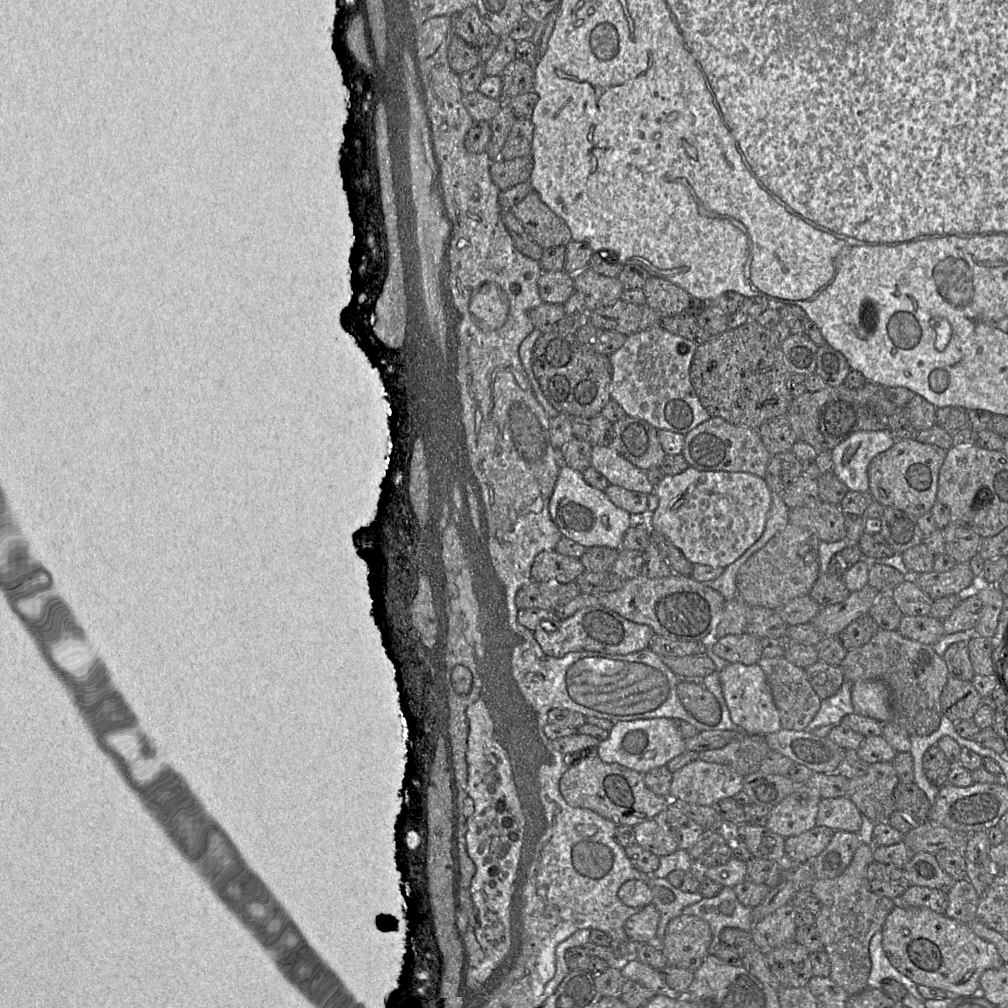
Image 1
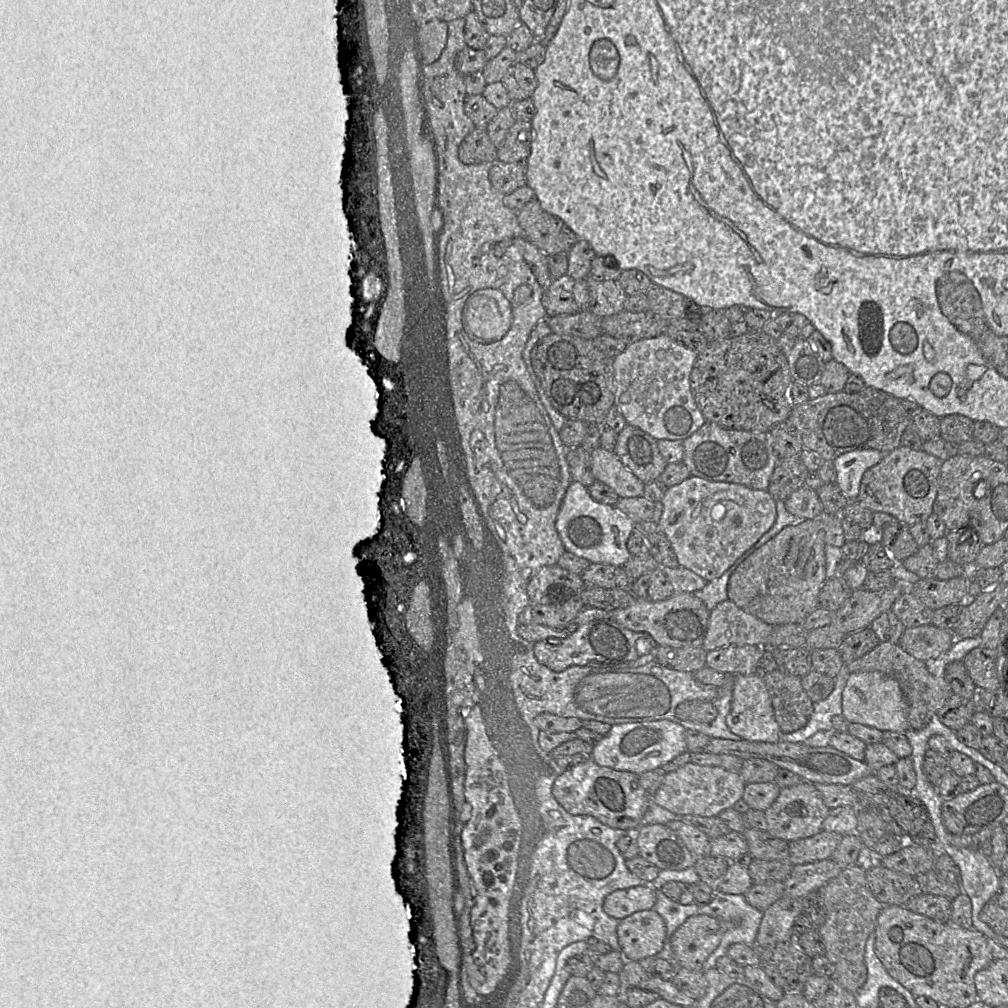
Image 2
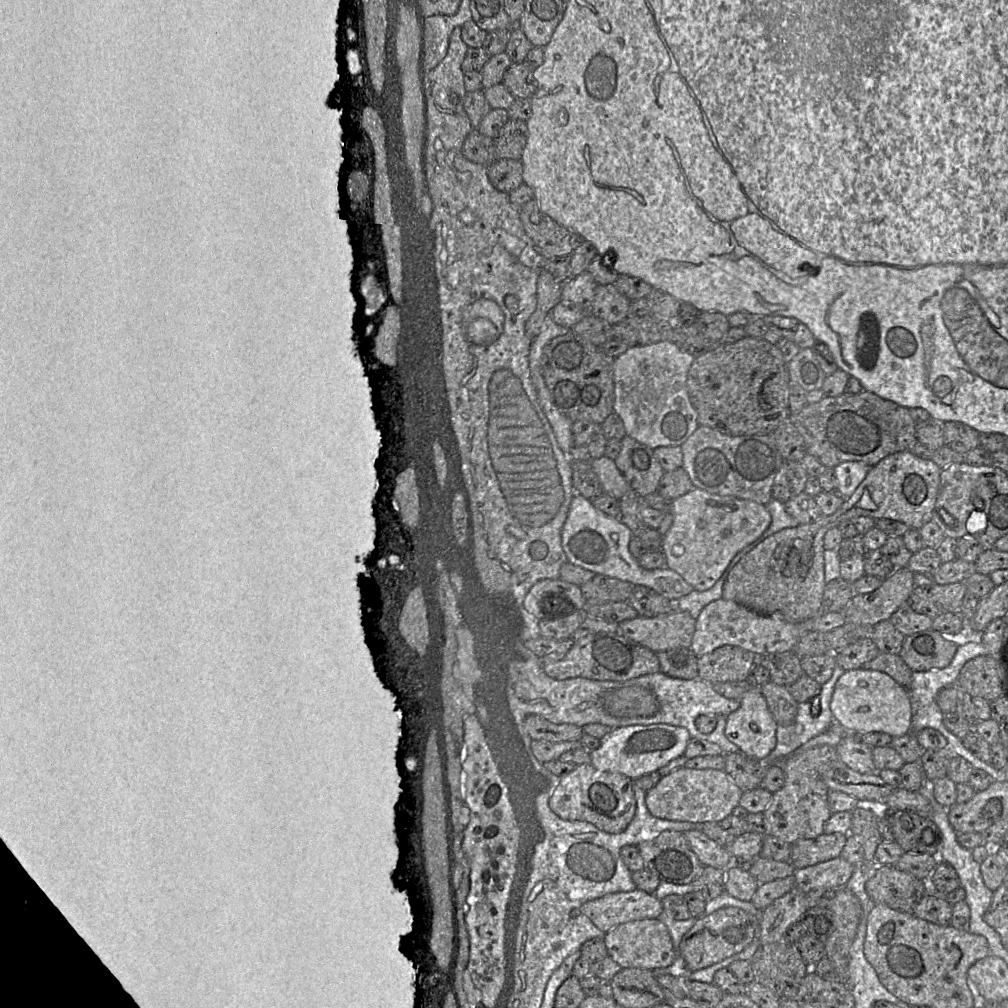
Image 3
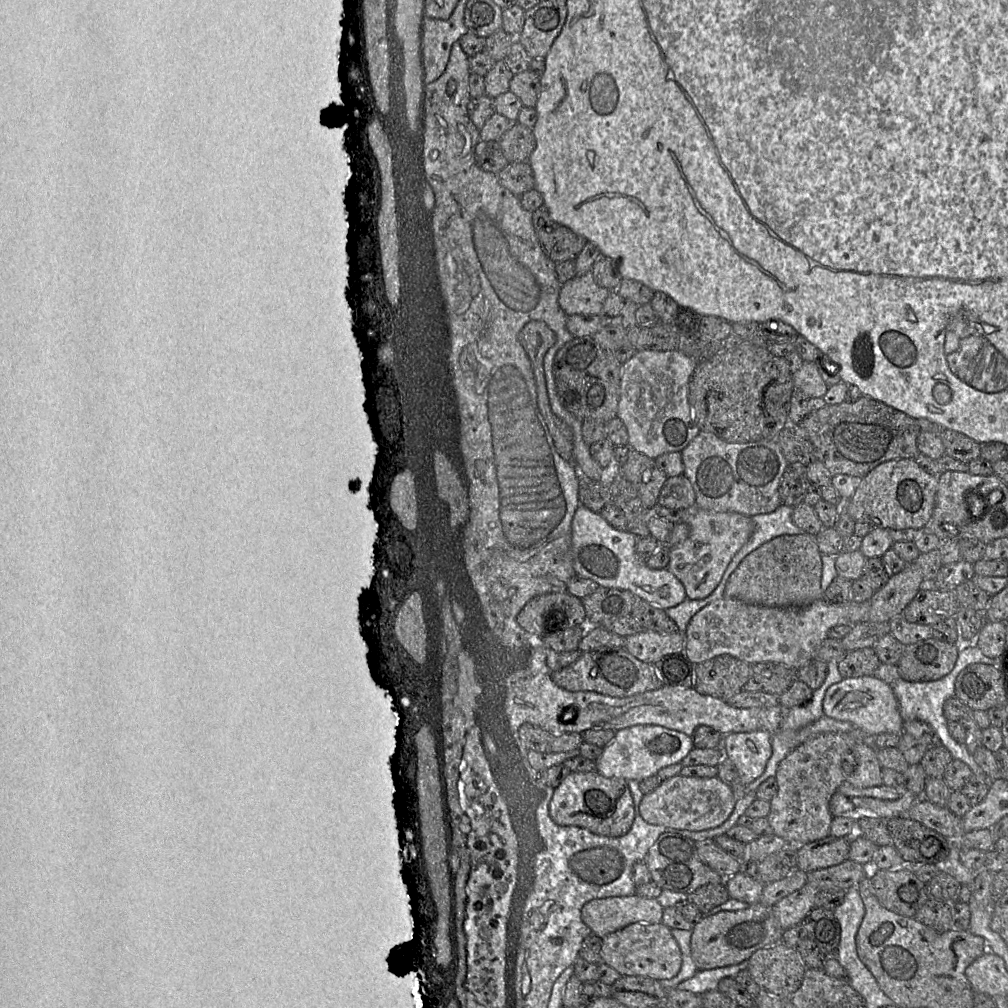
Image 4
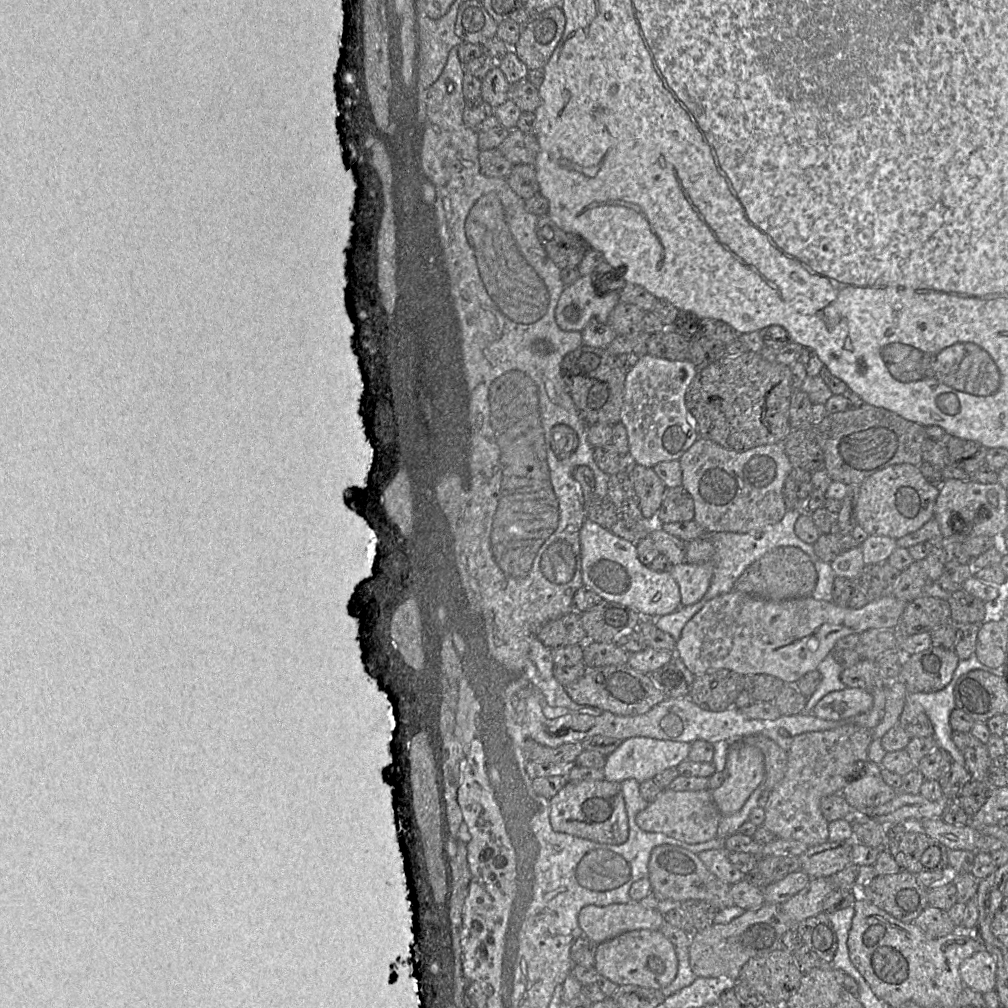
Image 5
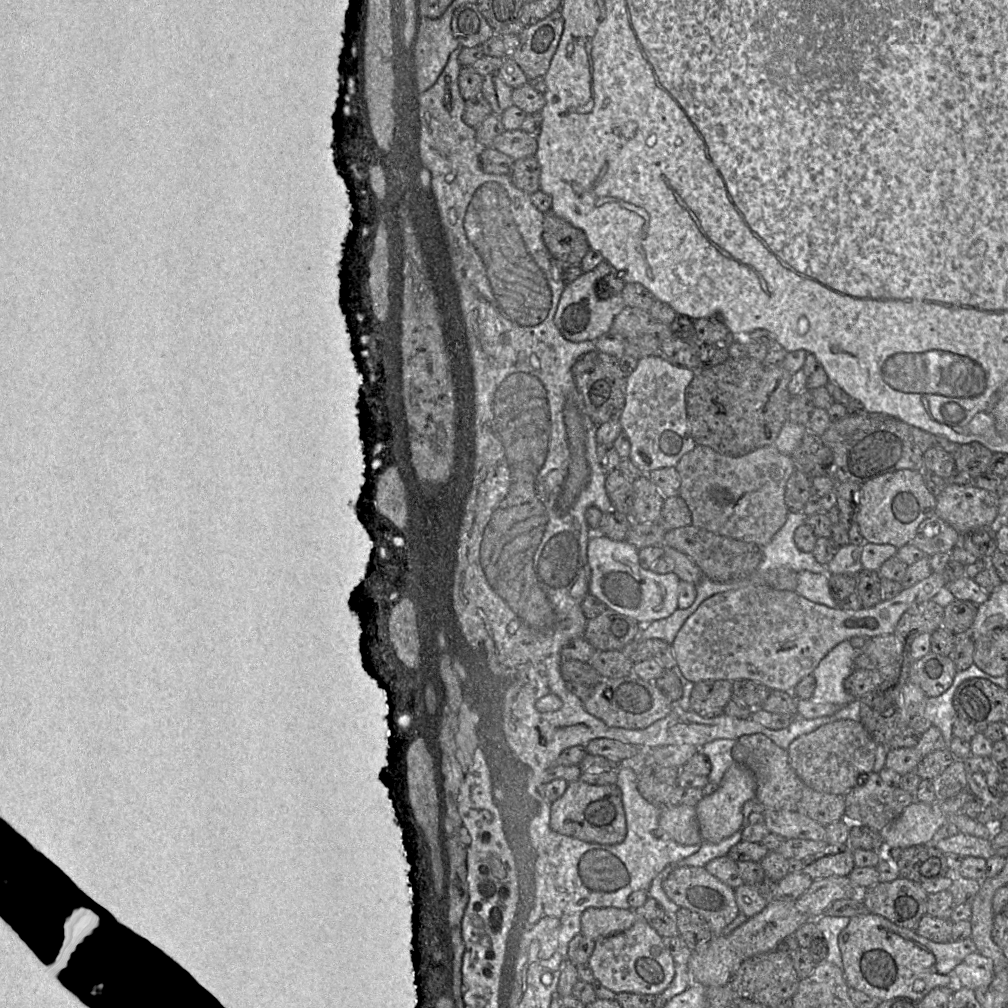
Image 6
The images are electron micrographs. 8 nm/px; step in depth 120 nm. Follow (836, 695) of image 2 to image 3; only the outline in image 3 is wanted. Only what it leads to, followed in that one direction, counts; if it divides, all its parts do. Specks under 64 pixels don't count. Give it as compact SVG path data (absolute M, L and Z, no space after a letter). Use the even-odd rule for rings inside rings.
M836 664L830 679L822 684L820 694L811 701L798 704L794 722L787 726L778 725L776 746L766 758L766 765L782 763L801 745L828 730L833 721L830 708L833 691L844 672L845 670Z

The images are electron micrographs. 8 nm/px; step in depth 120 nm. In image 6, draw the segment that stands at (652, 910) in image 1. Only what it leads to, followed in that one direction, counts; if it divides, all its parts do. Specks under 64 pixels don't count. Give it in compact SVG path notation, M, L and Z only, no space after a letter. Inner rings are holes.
M643 919L625 931L595 940L588 965L595 979L615 994L659 995L675 976L675 962L664 939Z

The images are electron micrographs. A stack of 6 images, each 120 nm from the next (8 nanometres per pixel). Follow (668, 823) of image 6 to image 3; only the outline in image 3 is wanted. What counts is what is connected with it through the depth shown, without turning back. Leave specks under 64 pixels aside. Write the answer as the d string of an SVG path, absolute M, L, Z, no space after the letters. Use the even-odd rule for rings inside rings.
M681 767L661 777L655 787L646 792L645 803L650 814L669 821L705 823L720 822L739 805L742 790L723 770Z

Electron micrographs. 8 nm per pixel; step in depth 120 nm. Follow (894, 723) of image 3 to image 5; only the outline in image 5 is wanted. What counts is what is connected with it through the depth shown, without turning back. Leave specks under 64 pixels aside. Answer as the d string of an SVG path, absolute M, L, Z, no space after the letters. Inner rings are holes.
M846 687L825 695L812 714L824 720L842 720L868 712L874 703L873 693L862 688Z

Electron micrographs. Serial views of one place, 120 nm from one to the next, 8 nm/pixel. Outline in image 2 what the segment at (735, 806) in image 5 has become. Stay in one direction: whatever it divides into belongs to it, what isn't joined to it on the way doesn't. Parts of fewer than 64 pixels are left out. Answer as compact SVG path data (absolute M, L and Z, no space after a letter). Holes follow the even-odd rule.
M758 673L751 675L732 675L734 687L731 708L726 718L729 730L740 739L775 743L781 739L781 730L775 719L772 703L763 676Z

